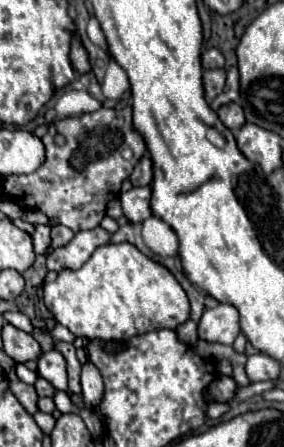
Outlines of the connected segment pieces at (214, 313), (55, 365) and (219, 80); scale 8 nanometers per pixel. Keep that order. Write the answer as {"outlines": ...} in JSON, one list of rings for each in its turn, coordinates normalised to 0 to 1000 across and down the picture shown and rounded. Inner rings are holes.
{"outlines":[[[[813,680],[729,689],[701,716],[701,756],[729,765],[820,770],[842,747],[842,698]]],[[[173,783],[173,787],[151,787],[130,805],[137,814],[137,841],[173,850],[201,872],[229,872],[236,868],[236,814],[229,814],[229,801],[215,796],[208,783]]],[[[715,157],[715,201],[722,224],[750,224],[764,210],[785,206],[792,192],[792,157]]]]}

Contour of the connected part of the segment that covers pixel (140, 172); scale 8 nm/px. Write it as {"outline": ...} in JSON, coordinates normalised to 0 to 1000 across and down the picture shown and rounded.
{"outline":[[[511,340],[511,349],[489,358],[489,367],[461,385],[454,403],[468,416],[525,416],[539,407],[539,362],[532,362],[525,340]]]}

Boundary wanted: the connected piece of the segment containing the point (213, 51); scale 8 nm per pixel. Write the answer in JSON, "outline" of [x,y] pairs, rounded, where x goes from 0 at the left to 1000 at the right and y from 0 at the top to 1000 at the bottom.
{"outline":[[[736,107],[708,125],[708,143],[715,143],[715,152],[785,152],[792,130],[778,125],[778,116],[764,107]]]}

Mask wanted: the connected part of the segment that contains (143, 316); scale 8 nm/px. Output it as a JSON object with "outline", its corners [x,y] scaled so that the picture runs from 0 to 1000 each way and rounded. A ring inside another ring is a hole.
{"outline":[[[454,541],[349,550],[292,600],[215,604],[201,626],[158,635],[151,676],[208,725],[243,734],[264,752],[313,761],[454,761],[532,738],[616,738],[630,725],[665,716],[665,671],[651,671],[651,653],[637,653],[637,640],[623,626],[609,626],[609,613],[581,595],[518,577]]]}

